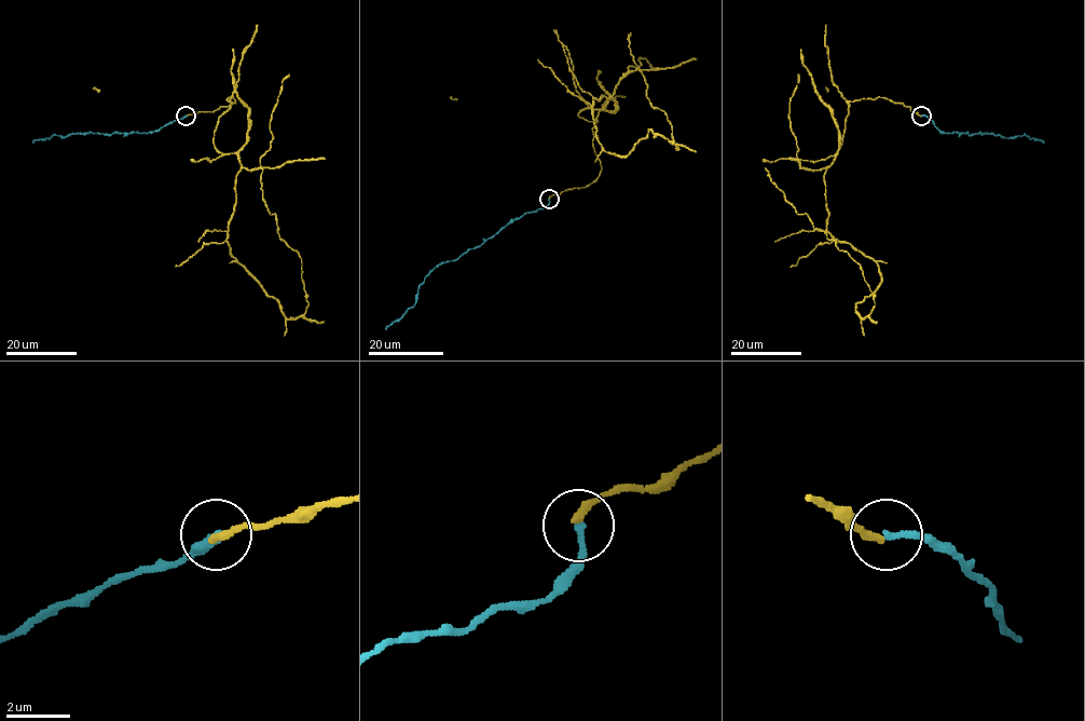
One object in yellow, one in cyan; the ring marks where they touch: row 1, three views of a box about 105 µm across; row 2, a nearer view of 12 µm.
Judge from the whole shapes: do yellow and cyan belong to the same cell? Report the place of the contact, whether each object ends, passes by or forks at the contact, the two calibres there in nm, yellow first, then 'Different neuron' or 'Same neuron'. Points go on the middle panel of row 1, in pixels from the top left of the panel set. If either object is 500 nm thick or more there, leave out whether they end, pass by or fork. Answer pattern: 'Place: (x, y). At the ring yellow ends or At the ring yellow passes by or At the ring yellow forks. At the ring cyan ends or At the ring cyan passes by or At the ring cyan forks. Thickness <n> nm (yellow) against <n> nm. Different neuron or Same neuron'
Place: (549, 199). At the ring yellow ends. At the ring cyan ends. Thickness 260 nm (yellow) against 200 nm. Same neuron

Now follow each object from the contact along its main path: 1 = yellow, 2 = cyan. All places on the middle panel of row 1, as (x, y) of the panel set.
1: (549, 199), (599, 175), (595, 122), (578, 116), (595, 98), (606, 152), (649, 130), (678, 149), (631, 32)
2: (549, 199), (545, 208), (511, 219), (479, 246), (440, 262), (420, 286), (412, 307), (385, 329)

